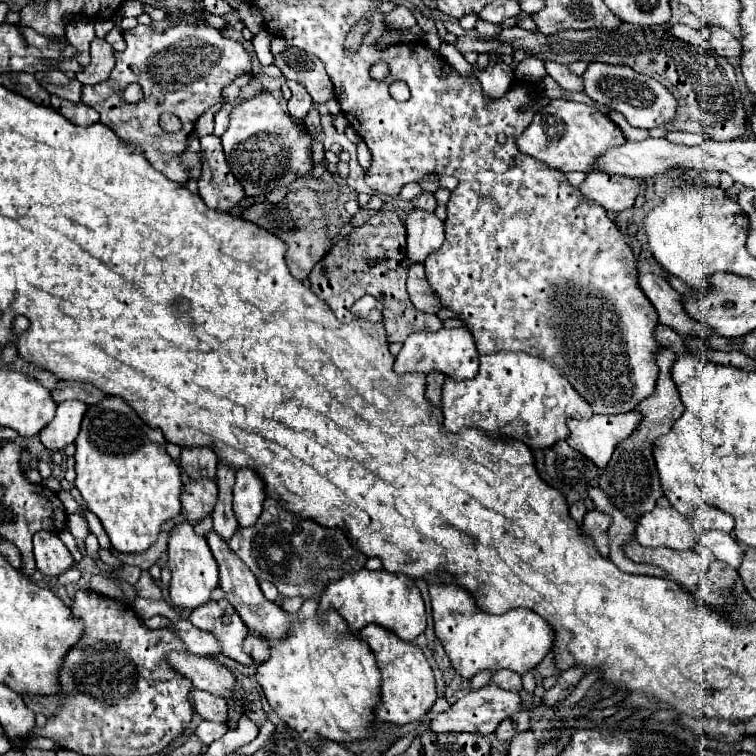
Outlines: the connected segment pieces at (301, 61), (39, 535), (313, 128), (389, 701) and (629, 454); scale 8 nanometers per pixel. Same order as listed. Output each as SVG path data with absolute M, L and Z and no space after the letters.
M285 48L281 54L275 56L275 64L285 78L303 84L313 102L325 104L335 96L331 78L327 76L325 66L317 56L311 56L309 52L303 52L299 48Z
M45 530L35 532L33 552L35 552L37 570L43 572L45 576L59 576L73 566L71 552L53 532L45 532Z
M315 108L309 110L309 116L303 120L303 124L305 124L305 128L309 130L309 134L311 134L313 138L319 136L319 124L321 124L321 118L319 118L319 112L317 112Z
M369 624L359 630L359 636L369 644L371 652L375 654L377 668L381 672L381 690L379 690L379 704L375 706L375 720L389 722L389 724L409 724L419 720L425 712L429 712L437 700L435 692L435 678L433 670L423 654L421 648L415 644L403 642L395 638L381 626Z
M667 348L657 350L659 378L657 378L657 384L655 384L655 392L639 404L637 412L641 414L641 422L639 422L637 430L629 438L625 438L617 444L617 448L611 456L611 462L605 466L605 470L599 476L599 488L609 496L611 504L617 506L619 510L623 510L625 516L631 518L631 520L639 520L645 514L645 510L653 510L657 498L663 496L659 476L657 476L657 468L655 468L653 454L651 454L651 446L653 446L655 438L669 432L673 422L685 410L683 402L679 398L677 386L671 380L673 362L675 362L675 354L671 350L667 350Z

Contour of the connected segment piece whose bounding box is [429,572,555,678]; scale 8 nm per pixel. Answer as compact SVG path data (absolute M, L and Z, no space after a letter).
M439 572L437 580L429 582L429 594L435 636L441 640L451 664L463 678L473 678L479 670L495 672L499 668L523 674L535 668L553 650L555 632L547 620L525 608L509 610L503 616L487 614L477 606L477 596L461 588L449 572Z

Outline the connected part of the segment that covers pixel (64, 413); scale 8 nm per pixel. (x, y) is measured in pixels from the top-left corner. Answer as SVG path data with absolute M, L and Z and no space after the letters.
M79 400L59 402L55 418L39 434L43 446L49 450L63 450L67 444L71 444L79 434L85 412L87 404Z

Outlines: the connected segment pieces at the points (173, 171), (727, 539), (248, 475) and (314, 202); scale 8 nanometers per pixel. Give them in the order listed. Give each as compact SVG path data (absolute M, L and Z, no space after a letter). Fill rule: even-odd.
M179 24L173 26L165 32L157 32L151 26L135 26L133 30L123 32L125 36L125 44L127 48L123 52L115 52L115 68L109 76L109 80L95 84L95 86L83 86L83 96L81 102L95 108L101 114L101 122L105 126L109 126L123 144L127 146L135 146L141 148L143 156L149 160L149 164L163 172L169 180L175 182L185 182L187 180L187 172L179 160L179 154L187 148L187 138L195 128L197 118L207 112L209 108L213 108L215 104L221 102L221 92L227 84L231 84L237 76L251 72L251 56L247 54L247 50L243 48L241 42L231 40L227 36L223 36L217 28L209 28L209 26L187 26L187 24ZM137 82L143 88L143 100L139 100L137 104L127 104L125 100L119 98L119 92L131 84ZM163 112L173 112L177 114L177 118L181 120L183 128L179 132L165 132L159 126L159 116Z
M707 530L701 534L699 542L705 548L709 548L717 560L729 564L731 568L739 568L739 564L743 562L743 546L731 534L719 530Z
M247 466L237 470L233 486L233 512L239 526L251 526L259 520L265 496L265 484L253 468Z
M301 188L295 192L289 192L281 202L271 204L267 200L251 204L245 212L243 218L269 230L271 234L279 236L287 248L289 248L289 270L297 280L303 280L309 276L313 264L331 248L333 238L327 234L327 224L325 224L325 210L323 210L323 200L321 194L309 188Z

